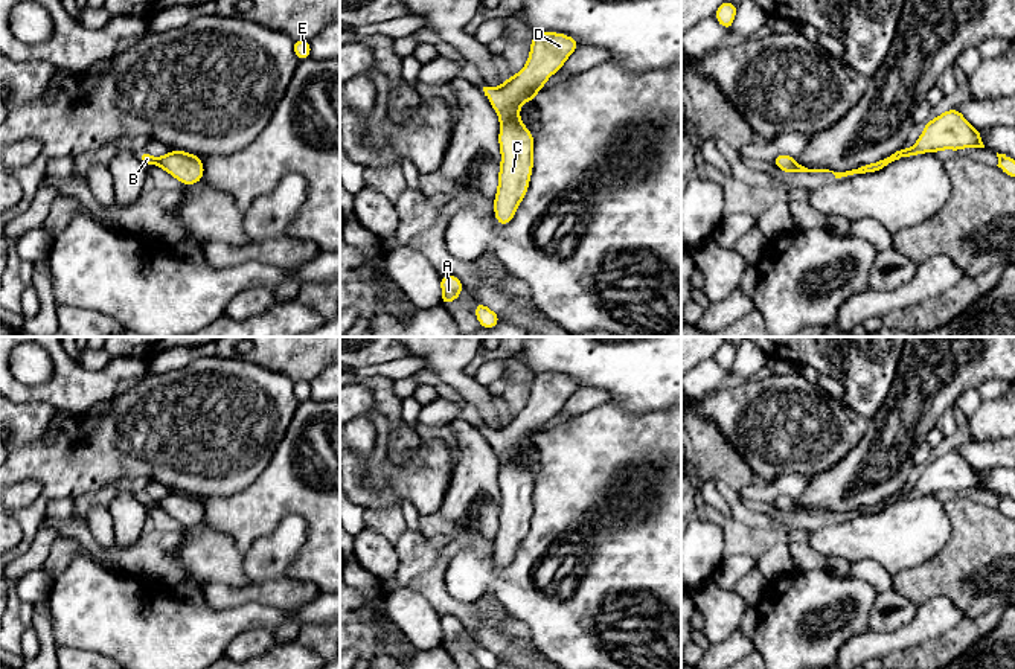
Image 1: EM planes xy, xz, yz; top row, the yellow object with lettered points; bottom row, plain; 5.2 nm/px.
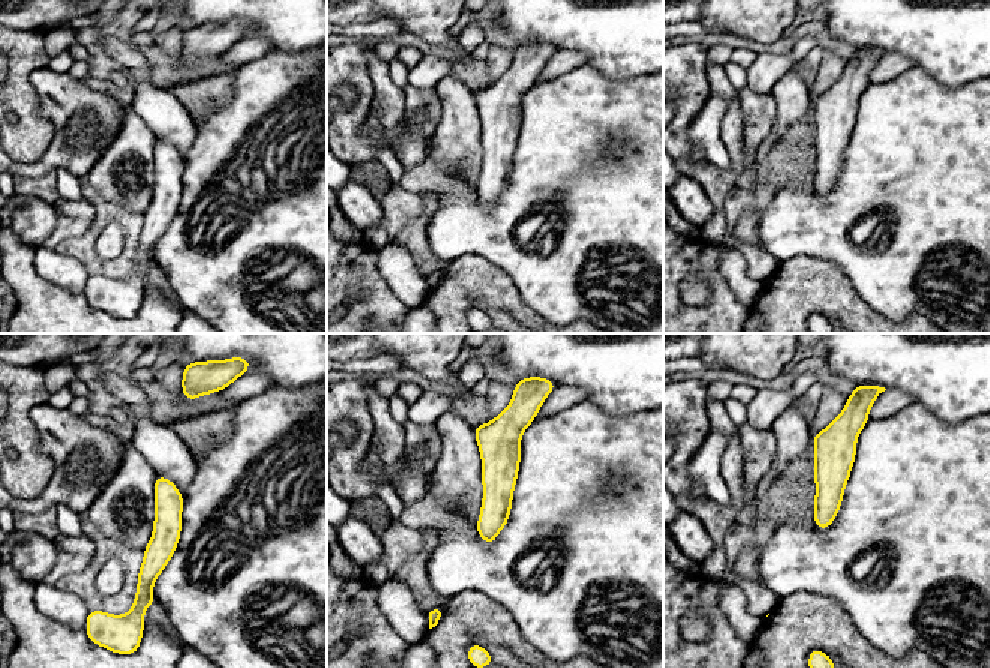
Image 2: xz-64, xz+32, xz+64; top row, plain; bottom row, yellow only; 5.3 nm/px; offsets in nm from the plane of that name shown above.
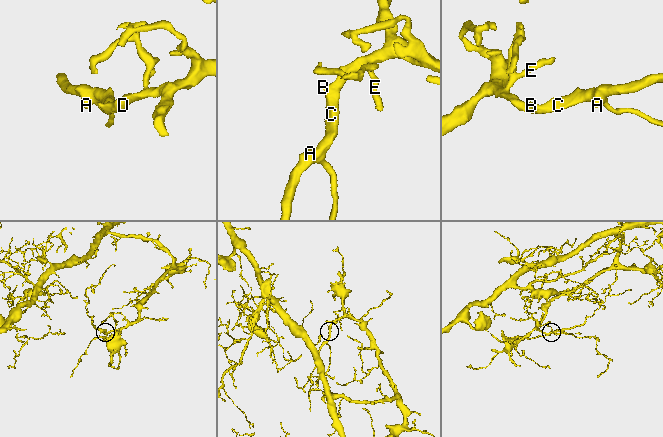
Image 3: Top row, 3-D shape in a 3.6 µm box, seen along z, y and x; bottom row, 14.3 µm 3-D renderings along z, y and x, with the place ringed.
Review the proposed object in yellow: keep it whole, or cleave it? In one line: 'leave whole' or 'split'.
leave whole

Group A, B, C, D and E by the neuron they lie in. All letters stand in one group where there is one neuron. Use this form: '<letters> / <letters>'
A B C D E

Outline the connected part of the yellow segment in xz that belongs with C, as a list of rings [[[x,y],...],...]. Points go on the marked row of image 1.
[[[558,32],[533,35],[526,66],[517,75],[504,79],[500,87],[483,87],[485,96],[500,119],[501,163],[492,207],[498,226],[508,226],[515,216],[529,189],[533,169],[535,136],[520,120],[520,105],[533,102],[546,81],[562,69],[579,46],[573,37]]]

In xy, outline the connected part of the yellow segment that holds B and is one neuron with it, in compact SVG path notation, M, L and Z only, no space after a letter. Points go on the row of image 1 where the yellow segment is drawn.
M174 149L163 157L143 154L142 160L152 166L160 166L186 187L203 180L204 165L201 157Z

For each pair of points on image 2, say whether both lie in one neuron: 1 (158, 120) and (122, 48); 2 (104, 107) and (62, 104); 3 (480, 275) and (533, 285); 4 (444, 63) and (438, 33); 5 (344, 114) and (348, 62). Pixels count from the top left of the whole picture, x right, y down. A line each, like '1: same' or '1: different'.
1: same
2: same
3: different
4: different
5: same

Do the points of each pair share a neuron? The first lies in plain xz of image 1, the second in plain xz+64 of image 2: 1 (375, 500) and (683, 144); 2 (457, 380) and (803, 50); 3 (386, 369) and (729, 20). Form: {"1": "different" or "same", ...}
{"1": "same", "2": "different", "3": "different"}

